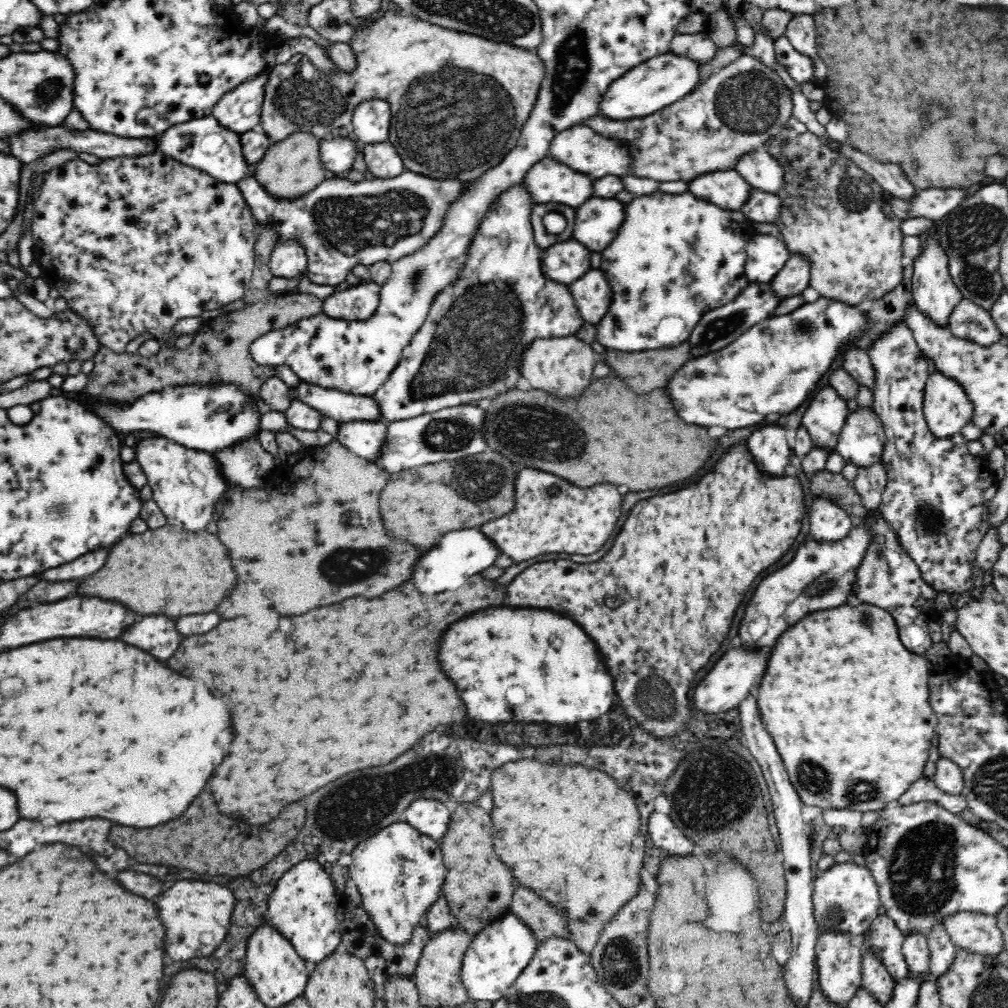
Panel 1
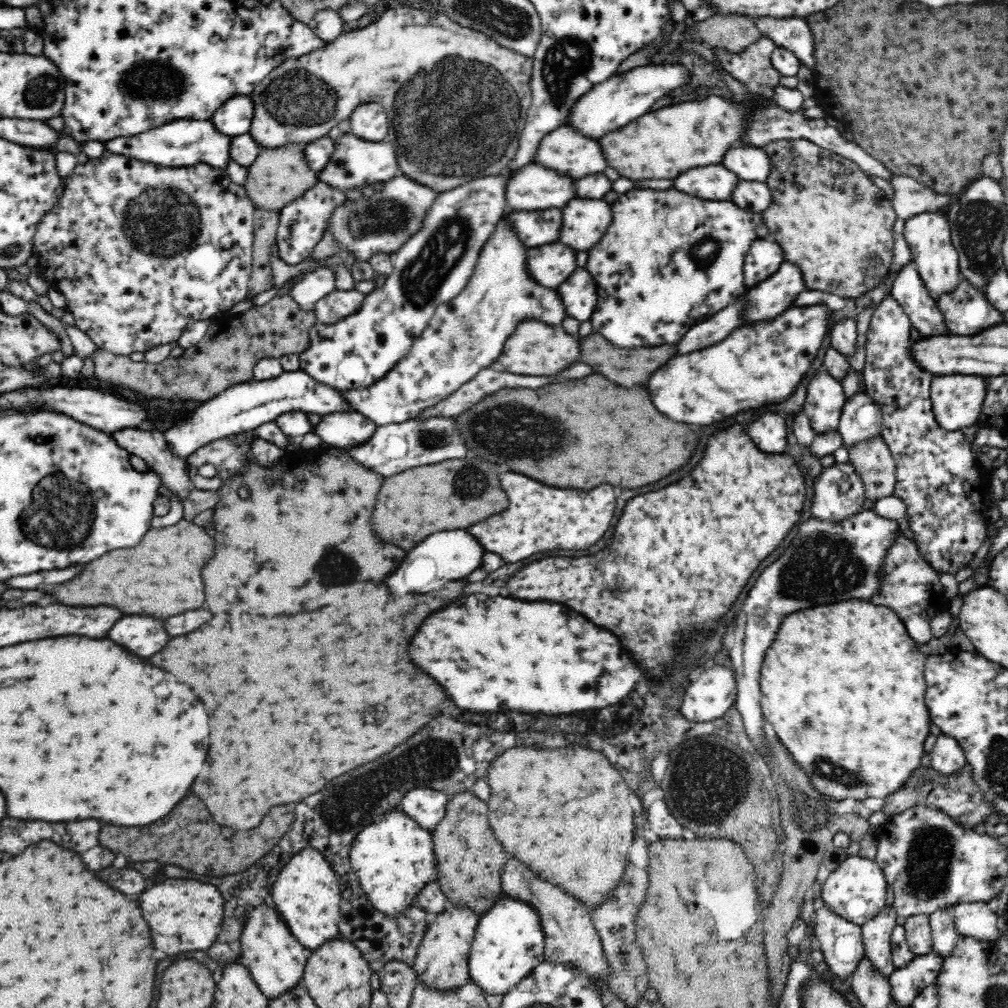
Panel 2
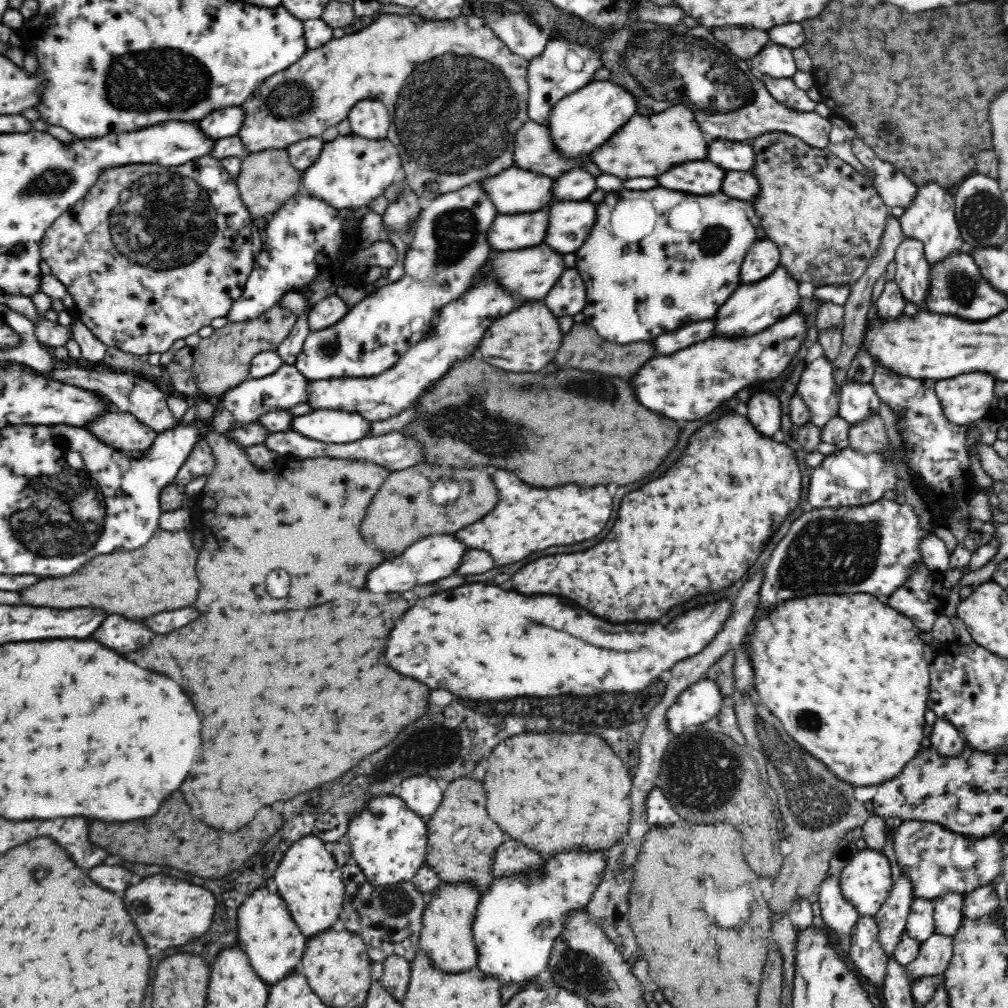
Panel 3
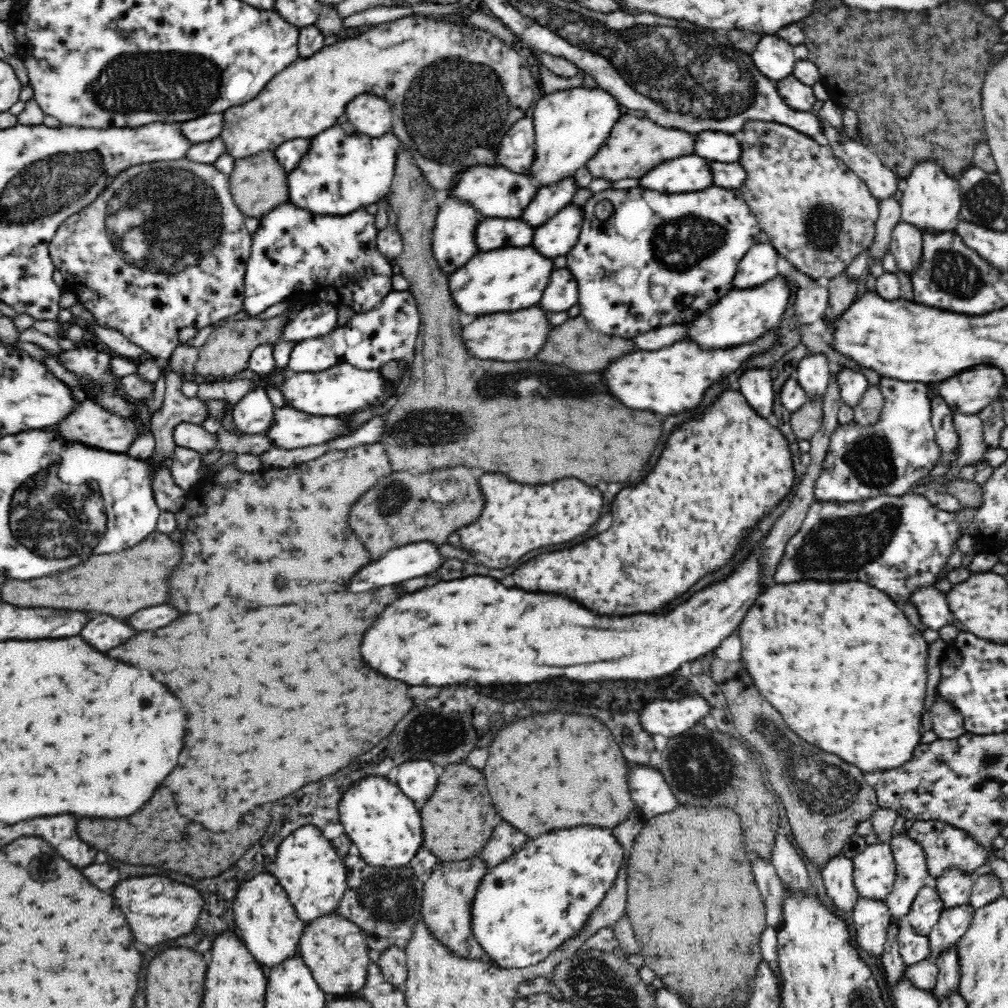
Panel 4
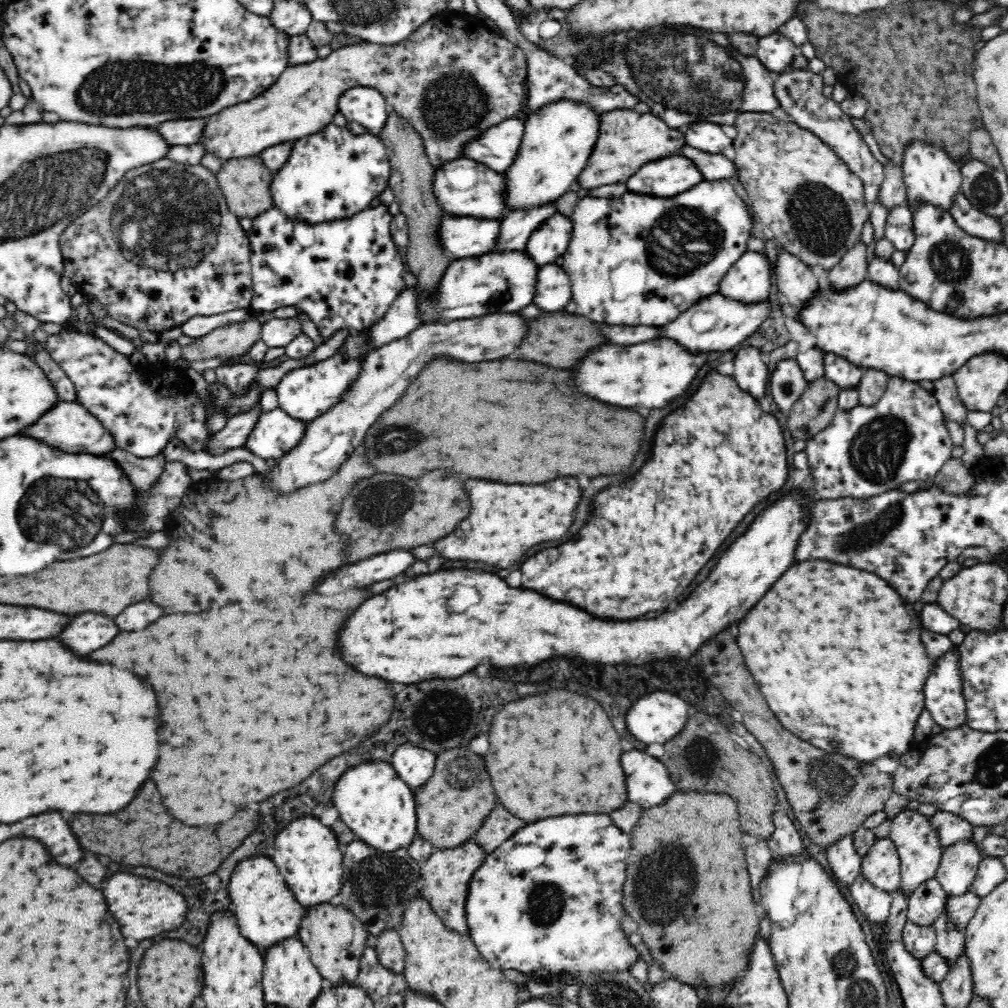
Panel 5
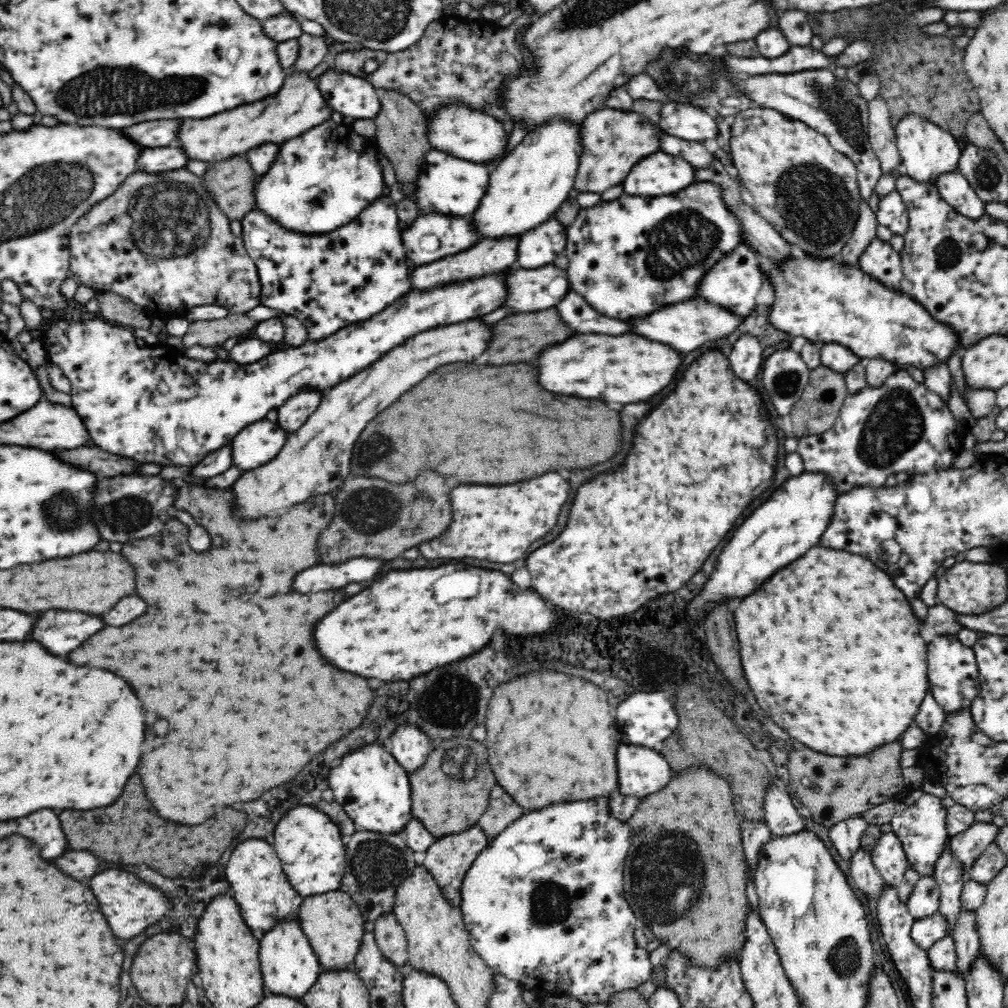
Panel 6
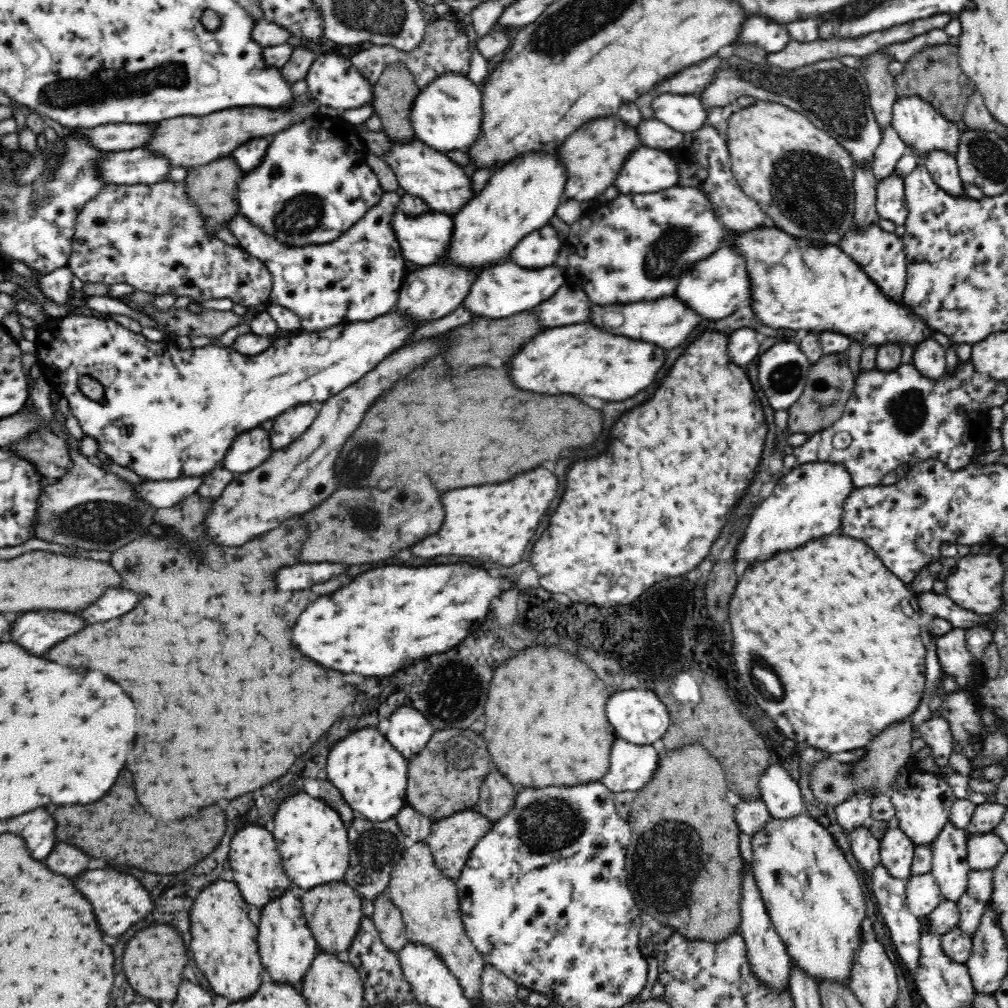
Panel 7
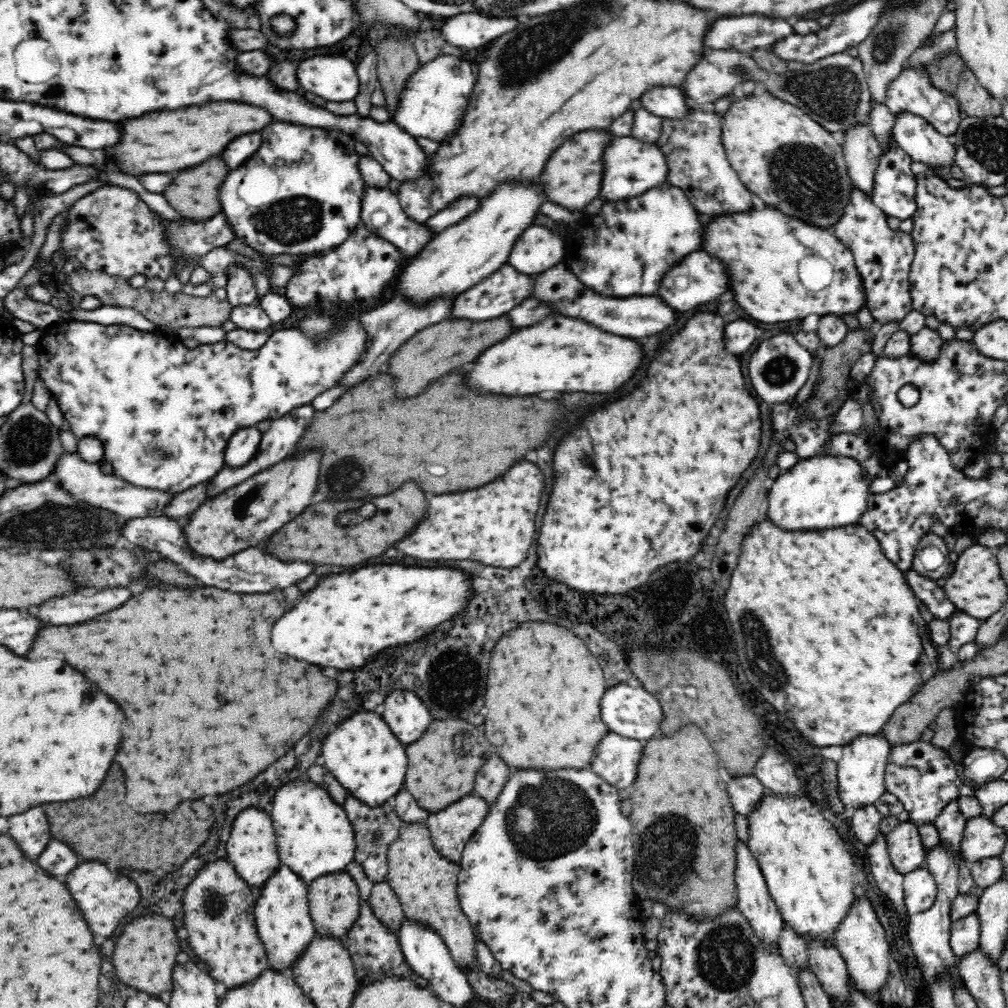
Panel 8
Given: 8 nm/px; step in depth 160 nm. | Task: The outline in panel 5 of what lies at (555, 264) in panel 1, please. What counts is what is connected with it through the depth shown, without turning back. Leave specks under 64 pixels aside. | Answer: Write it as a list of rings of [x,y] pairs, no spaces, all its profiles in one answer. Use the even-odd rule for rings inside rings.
[[[494,250],[480,256],[452,259],[437,291],[433,295],[420,294],[419,308],[423,321],[426,323],[449,322],[487,314],[519,313],[534,300],[538,268],[540,266],[537,266],[525,250],[506,250],[504,252]]]

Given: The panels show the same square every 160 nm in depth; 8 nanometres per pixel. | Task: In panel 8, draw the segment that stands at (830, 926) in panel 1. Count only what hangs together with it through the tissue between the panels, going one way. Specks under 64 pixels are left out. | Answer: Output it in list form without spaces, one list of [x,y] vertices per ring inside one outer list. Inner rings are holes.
[[[900,821],[885,835],[890,860],[896,871],[905,875],[925,866],[926,851],[919,828],[910,821]]]

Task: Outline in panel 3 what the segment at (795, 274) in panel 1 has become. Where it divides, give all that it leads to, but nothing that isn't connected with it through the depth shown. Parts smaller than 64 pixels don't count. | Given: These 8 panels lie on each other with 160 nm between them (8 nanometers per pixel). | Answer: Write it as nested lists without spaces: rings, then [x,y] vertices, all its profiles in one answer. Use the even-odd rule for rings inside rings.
[[[782,264],[772,274],[755,283],[741,284],[715,314],[717,337],[736,339],[745,335],[759,334],[772,323],[800,308],[799,282]]]

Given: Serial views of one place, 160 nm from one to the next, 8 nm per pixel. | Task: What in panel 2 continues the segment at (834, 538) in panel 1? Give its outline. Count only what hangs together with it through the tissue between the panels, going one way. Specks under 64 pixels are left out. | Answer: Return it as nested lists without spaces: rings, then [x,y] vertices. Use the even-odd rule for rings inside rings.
[[[834,463],[831,467],[824,468],[822,474],[814,480],[814,502],[811,507],[811,517],[826,523],[839,523],[848,516],[863,511],[862,504],[866,502],[864,483],[858,471],[849,463]]]

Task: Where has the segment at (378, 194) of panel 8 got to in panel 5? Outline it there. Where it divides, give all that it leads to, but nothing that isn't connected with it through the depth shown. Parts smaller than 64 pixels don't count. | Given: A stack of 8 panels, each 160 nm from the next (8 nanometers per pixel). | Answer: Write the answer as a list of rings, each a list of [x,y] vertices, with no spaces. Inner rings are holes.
[[[445,214],[439,229],[439,240],[448,256],[461,259],[494,251],[501,224],[498,220]]]

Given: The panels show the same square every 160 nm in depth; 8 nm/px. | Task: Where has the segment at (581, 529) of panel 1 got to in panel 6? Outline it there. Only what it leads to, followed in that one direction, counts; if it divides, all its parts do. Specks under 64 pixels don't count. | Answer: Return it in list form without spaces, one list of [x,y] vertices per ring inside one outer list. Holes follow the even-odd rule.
[[[544,474],[508,486],[478,486],[464,484],[452,490],[454,520],[450,528],[420,548],[422,556],[432,558],[478,558],[500,564],[510,564],[526,558],[526,550],[534,540],[540,540],[558,522],[558,514],[570,498],[570,482],[560,474]]]

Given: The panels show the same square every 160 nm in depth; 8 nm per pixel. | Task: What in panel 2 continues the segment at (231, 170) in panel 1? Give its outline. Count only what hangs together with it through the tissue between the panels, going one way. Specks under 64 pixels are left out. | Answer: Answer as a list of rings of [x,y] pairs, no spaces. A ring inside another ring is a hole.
[[[190,119],[170,122],[136,137],[116,138],[104,141],[103,144],[105,150],[110,152],[161,166],[194,166],[196,163],[204,163],[212,168],[226,171],[228,162],[232,161],[231,140],[232,136],[220,133],[214,127],[212,120]]]

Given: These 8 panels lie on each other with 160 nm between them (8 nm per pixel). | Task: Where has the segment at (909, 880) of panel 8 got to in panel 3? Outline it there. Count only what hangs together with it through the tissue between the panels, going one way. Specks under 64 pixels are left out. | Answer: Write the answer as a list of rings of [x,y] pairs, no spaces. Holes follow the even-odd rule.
[[[914,899],[907,916],[905,932],[910,938],[924,942],[934,932],[934,905],[928,899]]]

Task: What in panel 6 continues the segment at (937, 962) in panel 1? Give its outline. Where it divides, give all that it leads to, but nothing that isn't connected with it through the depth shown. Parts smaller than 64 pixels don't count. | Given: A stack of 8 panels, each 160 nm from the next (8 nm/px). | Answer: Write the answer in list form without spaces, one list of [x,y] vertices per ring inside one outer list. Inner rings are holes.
[[[975,822],[968,830],[948,840],[950,855],[962,865],[964,882],[971,879],[969,872],[972,865],[980,858],[988,845],[995,842],[996,836],[996,825],[994,823],[982,824]]]

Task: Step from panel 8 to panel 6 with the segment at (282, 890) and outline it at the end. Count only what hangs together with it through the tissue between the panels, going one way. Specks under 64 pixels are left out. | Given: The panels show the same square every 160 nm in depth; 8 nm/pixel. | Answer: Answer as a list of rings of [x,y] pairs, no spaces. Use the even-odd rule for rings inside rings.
[[[286,921],[278,924],[260,937],[259,961],[263,985],[267,994],[274,994],[296,999],[301,998],[316,984],[321,972],[320,961],[310,946],[308,937],[296,921]]]

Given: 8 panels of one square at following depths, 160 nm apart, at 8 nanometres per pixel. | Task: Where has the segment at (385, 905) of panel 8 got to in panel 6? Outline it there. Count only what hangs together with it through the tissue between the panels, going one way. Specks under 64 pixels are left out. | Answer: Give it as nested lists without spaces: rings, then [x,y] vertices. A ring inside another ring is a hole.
[[[394,913],[379,916],[374,923],[374,938],[384,957],[396,966],[408,962],[406,935]]]

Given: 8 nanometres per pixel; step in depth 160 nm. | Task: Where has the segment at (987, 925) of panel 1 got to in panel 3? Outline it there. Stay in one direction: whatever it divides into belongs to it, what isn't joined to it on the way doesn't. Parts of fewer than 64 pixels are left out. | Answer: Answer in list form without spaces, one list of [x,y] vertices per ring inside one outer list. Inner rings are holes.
[[[990,884],[968,893],[962,902],[963,919],[975,921],[992,916],[999,904],[998,892]]]

